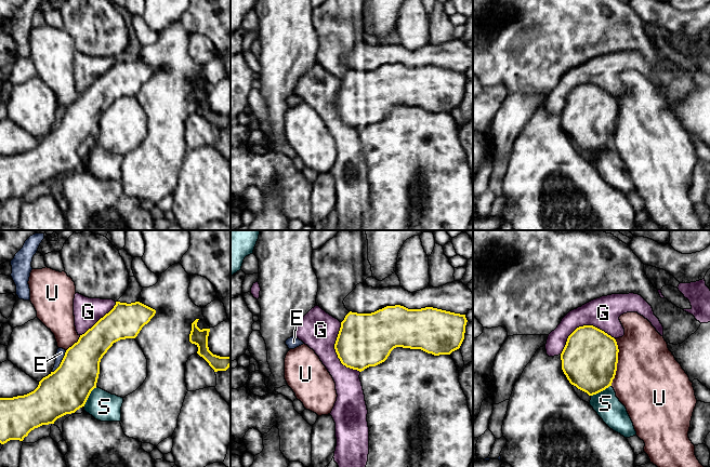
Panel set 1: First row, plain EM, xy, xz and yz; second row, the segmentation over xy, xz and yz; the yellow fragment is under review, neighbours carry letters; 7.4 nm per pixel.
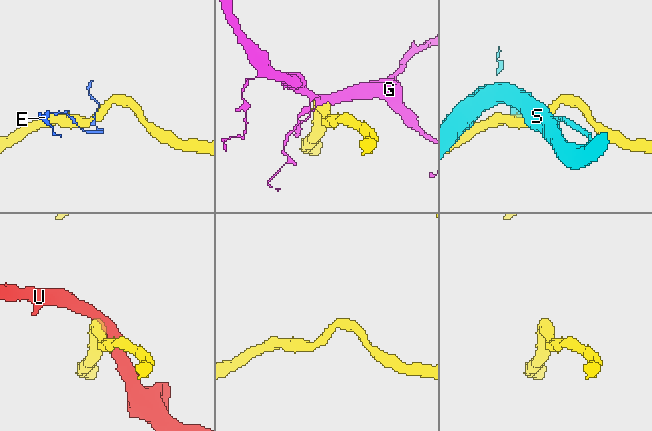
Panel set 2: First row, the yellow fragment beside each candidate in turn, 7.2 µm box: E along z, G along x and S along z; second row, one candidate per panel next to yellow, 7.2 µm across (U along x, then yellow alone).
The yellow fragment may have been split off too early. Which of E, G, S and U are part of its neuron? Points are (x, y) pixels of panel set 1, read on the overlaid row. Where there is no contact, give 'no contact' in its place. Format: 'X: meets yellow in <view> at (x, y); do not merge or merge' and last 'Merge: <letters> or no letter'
E: meets yellow in xy at (62, 361); do not merge
G: meets yellow in yz at (583, 325); merge
S: meets yellow in xy at (89, 395); do not merge
U: meets yellow in yz at (617, 362); do not merge
Merge: G

